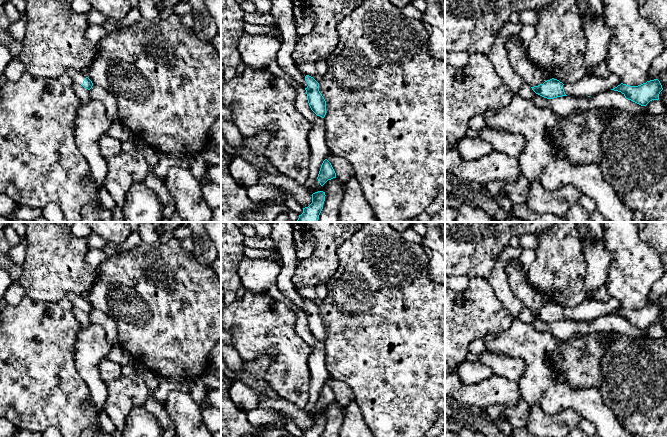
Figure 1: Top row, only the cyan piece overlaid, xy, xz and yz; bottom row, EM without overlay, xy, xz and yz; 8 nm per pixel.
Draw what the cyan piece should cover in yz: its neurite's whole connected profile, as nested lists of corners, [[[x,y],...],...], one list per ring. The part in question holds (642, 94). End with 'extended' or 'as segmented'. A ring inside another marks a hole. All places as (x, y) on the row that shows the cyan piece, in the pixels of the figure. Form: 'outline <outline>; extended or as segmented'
outline [[[654,79],[638,86],[630,86],[621,83],[611,90],[621,92],[626,99],[641,106],[646,106],[652,100],[659,100],[659,94],[663,88],[660,81]]]; as segmented

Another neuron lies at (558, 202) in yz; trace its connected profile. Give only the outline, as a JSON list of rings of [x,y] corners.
[[[540,182],[530,185],[526,203],[528,207],[541,214],[553,214],[565,219],[571,206],[578,203],[582,192],[572,185],[566,185],[556,190],[545,190]]]

